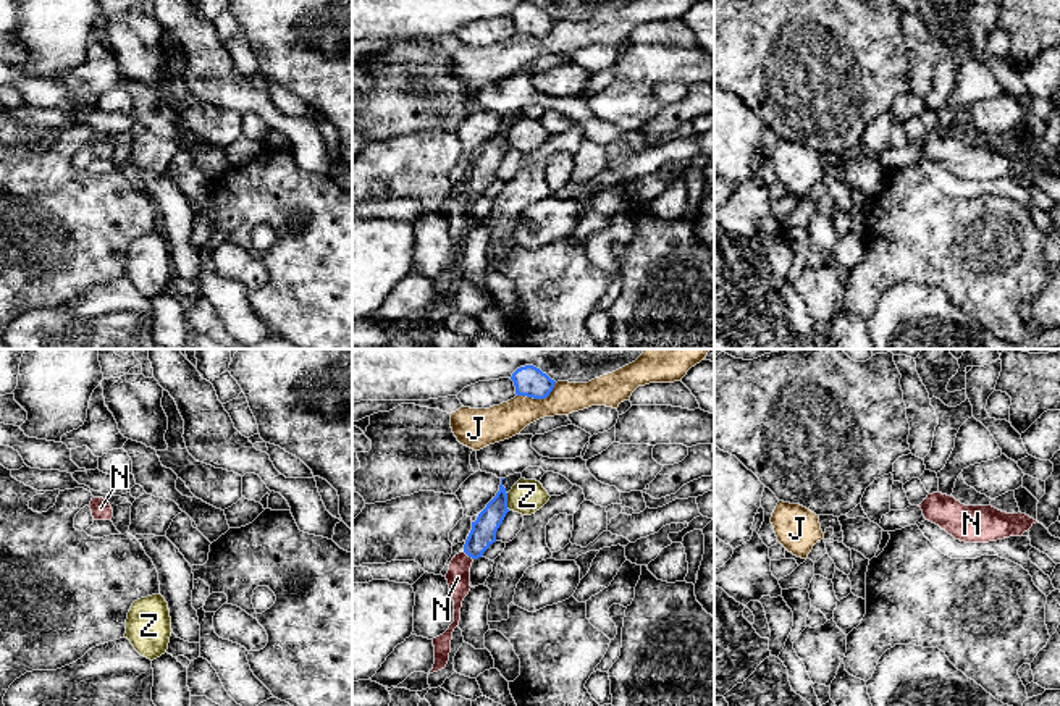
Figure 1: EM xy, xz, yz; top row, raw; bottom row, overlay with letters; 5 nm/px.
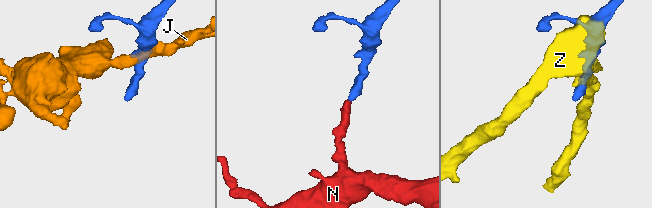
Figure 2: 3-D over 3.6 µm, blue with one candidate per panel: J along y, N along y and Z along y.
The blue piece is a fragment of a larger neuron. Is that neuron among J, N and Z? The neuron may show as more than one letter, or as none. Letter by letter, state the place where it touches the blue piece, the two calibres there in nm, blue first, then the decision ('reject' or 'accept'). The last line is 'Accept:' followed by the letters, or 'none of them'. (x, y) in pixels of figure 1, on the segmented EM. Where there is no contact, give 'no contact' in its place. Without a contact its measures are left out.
J: meets blue in xz at (538, 398); 150 nm thick on the blue side, 180 nm on the other; reject
N: meets blue in xz at (469, 556); 130 nm thick on the blue side, 120 nm on the other; accept
Z: meets blue in xz at (506, 501); 130 nm thick on the blue side, 170 nm on the other; reject
Accept: N

